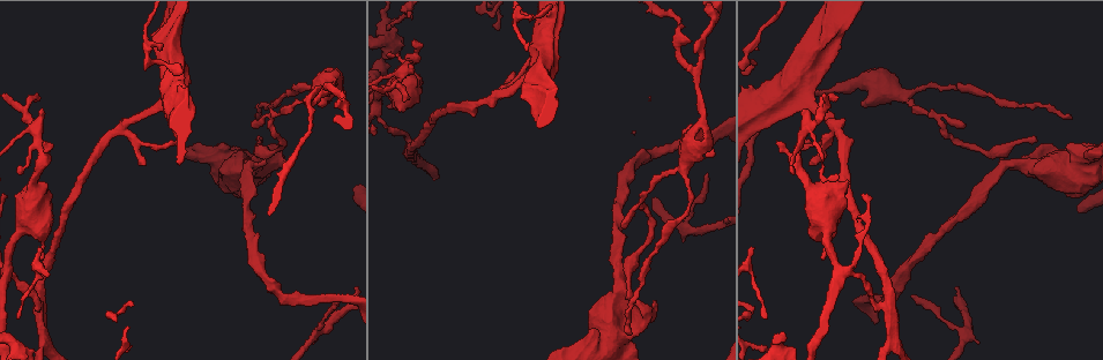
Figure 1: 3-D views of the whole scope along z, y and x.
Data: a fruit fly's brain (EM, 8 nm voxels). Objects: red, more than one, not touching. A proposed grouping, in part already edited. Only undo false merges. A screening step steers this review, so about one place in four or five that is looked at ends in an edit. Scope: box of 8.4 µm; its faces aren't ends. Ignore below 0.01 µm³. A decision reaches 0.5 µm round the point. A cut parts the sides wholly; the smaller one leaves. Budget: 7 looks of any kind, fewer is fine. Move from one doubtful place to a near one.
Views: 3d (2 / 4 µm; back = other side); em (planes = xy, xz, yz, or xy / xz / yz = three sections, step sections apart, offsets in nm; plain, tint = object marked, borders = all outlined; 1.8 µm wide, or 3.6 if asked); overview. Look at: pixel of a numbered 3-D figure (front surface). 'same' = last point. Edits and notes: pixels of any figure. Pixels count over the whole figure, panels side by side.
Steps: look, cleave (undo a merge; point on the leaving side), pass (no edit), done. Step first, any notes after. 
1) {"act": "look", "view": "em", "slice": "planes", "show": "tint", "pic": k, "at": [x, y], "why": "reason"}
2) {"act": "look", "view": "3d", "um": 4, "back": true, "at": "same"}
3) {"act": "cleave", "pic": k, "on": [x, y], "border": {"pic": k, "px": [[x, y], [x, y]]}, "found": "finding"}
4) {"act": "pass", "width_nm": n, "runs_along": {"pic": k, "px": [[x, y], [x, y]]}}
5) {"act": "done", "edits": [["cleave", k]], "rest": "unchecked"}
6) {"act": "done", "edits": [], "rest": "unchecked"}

{"act": "look", "view": "3d", "um": 4, "pic": 1, "at": [906, 97], "why": "arms part here"}

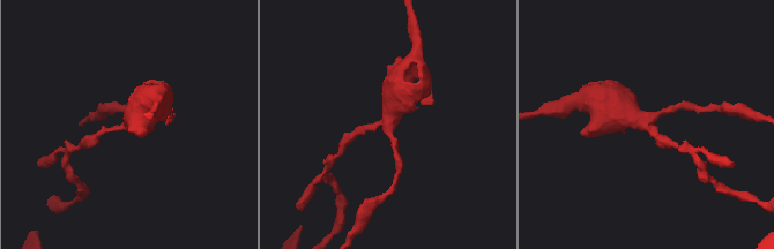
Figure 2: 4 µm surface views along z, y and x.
{"act": "look", "view": "em", "slice": "planes", "show": "tint", "pic": 2, "at": [384, 123], "why": "need the tissue"}

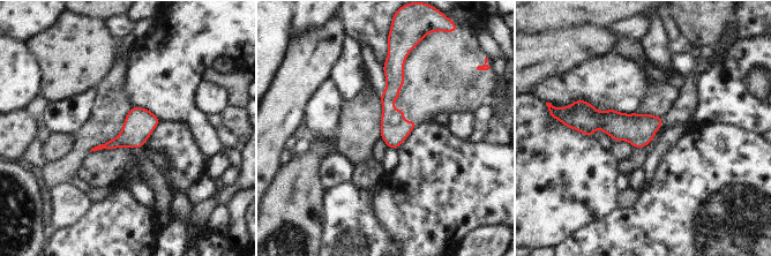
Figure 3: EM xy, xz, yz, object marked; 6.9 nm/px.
{"act": "pass", "runs_along": {"pic": 3, "px": [[659, 119], [653, 123], [575, 123]]}, "found": "all the same neuron"}

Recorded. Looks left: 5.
{"act": "look", "view": "3d", "um": 2, "pic": 1, "at": [37, 130], "why": "a fork"}

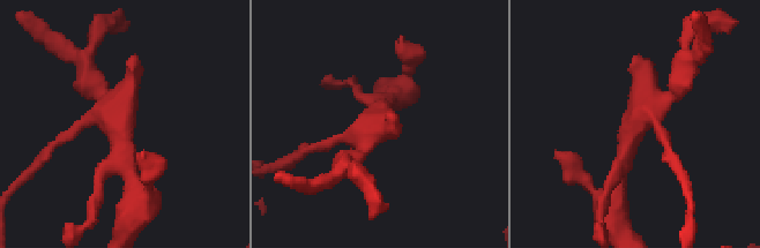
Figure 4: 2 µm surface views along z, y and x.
{"act": "look", "view": "em", "slice": "planes", "show": "tint", "pic": 4, "at": [641, 120], "why": "shape alone is not enough"}

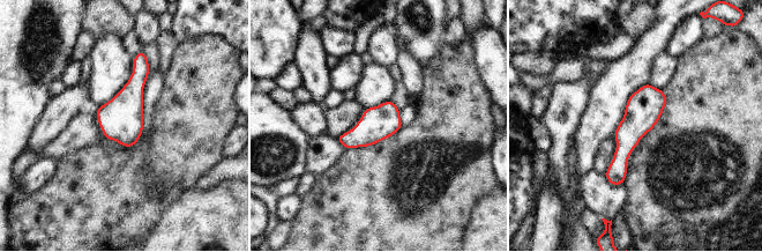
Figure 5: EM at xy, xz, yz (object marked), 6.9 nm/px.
{"act": "pass", "width_nm": 240, "runs_along": {"pic": 5, "px": [[648, 87], [614, 182]]}, "found": "all the same neuron"}

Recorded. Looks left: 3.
{"act": "look", "view": "3d", "um": 2, "pic": 1, "at": [887, 308], "why": "a fork"}

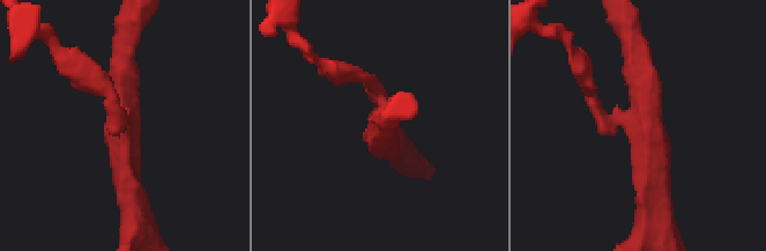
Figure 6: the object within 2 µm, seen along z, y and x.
{"act": "look", "view": "em", "slice": "xy", "step": 4, "show": "tint", "pic": 6, "at": [126, 122], "arms": 3}

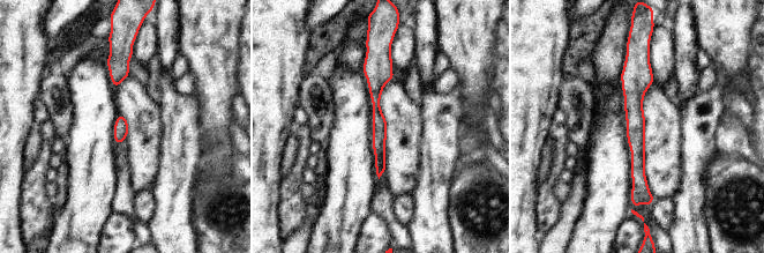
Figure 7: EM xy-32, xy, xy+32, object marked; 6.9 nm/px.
{"act": "look", "view": "em", "slice": "planes", "show": "tint", "at": "same", "why": "another direction"}

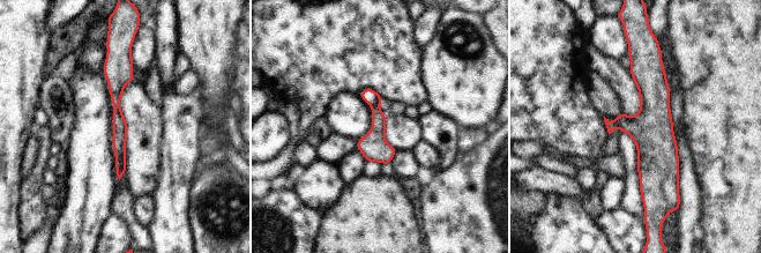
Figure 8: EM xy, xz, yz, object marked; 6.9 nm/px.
{"act": "cleave", "pic": 8, "on": [370, 96], "found": "a second neuron is stuck on"}

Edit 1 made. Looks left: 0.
{"act": "done", "edits": [["cleave", 8]], "rest": "unchecked"}

